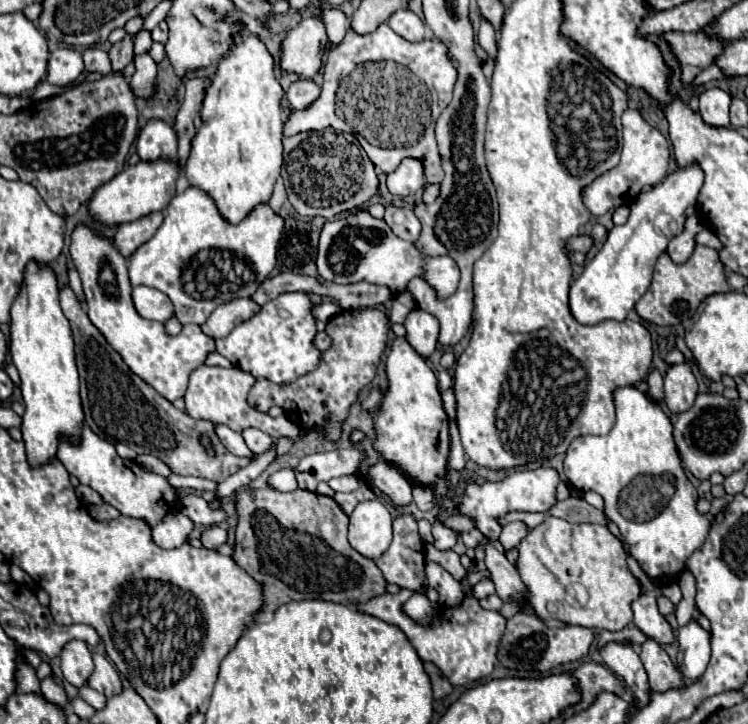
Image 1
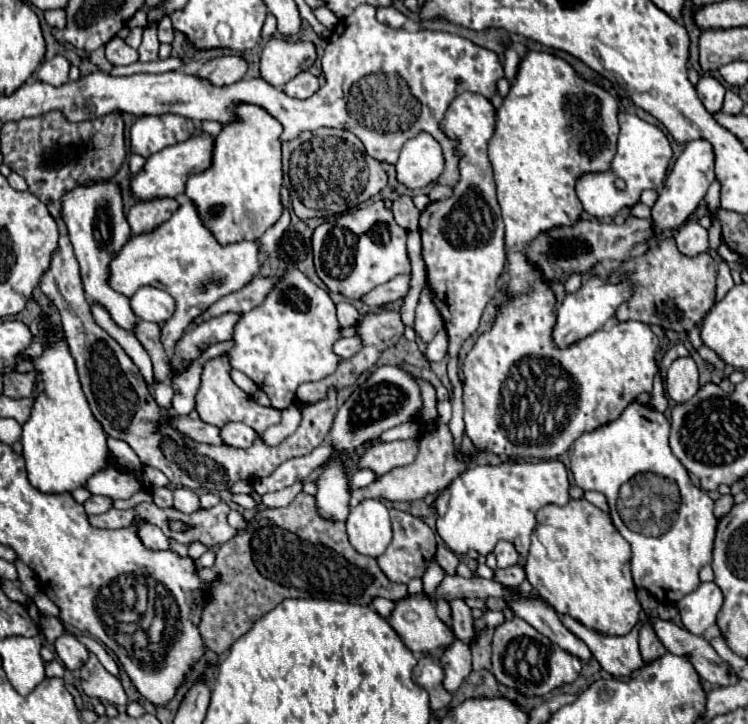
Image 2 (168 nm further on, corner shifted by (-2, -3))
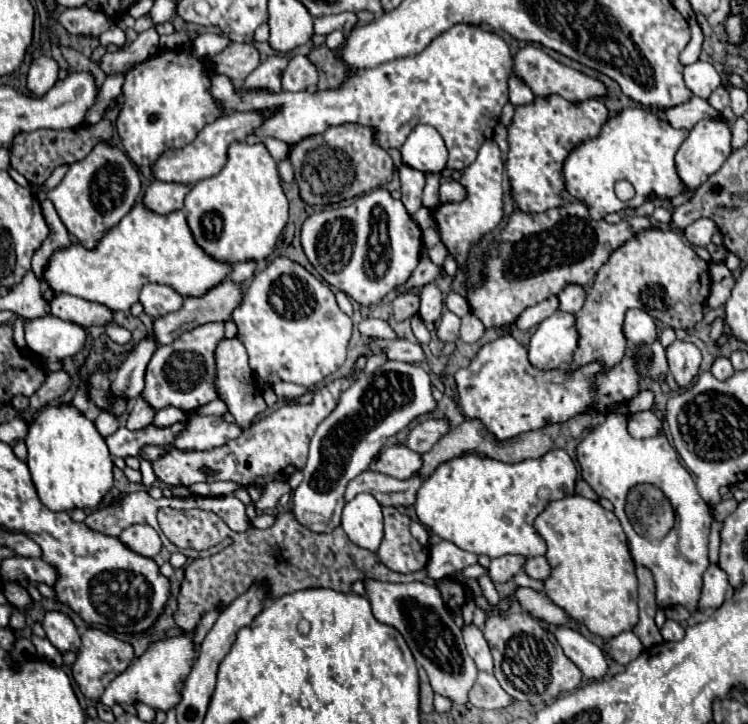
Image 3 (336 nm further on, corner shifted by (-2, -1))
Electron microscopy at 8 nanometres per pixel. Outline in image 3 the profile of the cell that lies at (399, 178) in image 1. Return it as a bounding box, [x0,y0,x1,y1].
[401,126,447,172]

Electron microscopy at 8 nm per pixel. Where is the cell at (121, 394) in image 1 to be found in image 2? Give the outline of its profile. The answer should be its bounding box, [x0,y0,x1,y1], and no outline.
[39,218,337,490]

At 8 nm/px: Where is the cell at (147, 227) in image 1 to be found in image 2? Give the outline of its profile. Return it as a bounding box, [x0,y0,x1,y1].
[127,198,179,234]

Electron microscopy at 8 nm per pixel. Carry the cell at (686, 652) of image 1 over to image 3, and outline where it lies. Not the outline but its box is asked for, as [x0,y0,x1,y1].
[699,564,727,610]

